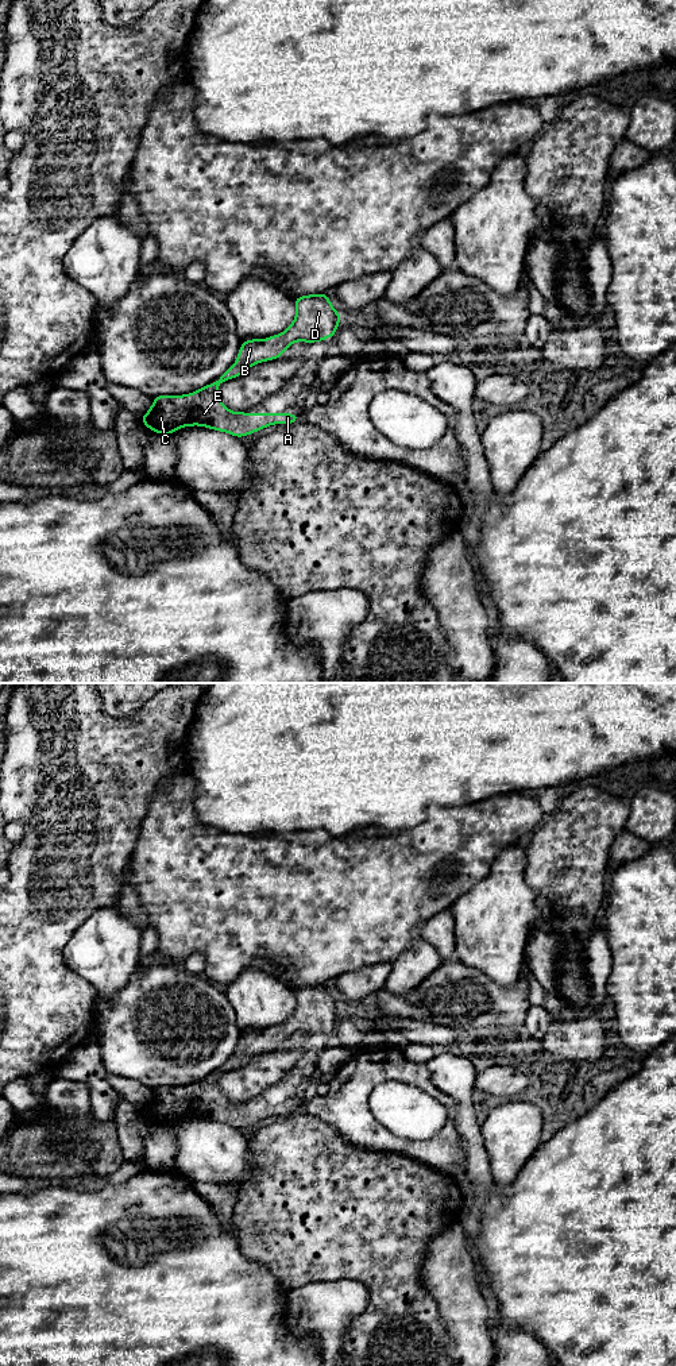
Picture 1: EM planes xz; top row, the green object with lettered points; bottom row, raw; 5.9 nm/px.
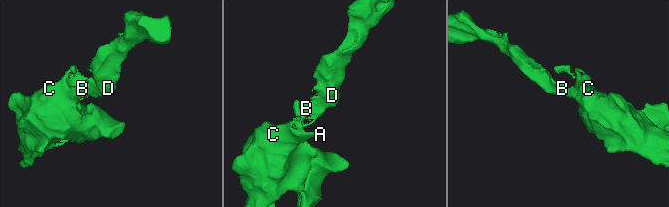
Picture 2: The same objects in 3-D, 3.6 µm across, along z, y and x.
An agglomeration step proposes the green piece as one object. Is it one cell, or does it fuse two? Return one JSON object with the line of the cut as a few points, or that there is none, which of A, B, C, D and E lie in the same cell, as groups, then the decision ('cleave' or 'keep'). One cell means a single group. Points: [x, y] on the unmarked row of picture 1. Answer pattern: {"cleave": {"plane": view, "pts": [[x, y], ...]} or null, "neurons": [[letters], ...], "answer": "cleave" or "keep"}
{"cleave": null, "neurons": [["A", "B", "C", "D", "E"]], "answer": "keep"}

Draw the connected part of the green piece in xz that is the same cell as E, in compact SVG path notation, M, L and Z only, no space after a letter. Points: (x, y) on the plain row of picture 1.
M328 984L300 987L293 992L297 1006L285 1023L260 1031L242 1033L235 1054L215 1073L197 1083L154 1088L150 1101L139 1108L144 1118L170 1127L179 1119L200 1116L242 1130L266 1118L298 1114L300 1104L231 1103L217 1085L221 1074L243 1066L254 1056L279 1050L294 1033L309 1035L336 1027L341 1004L332 998Z

